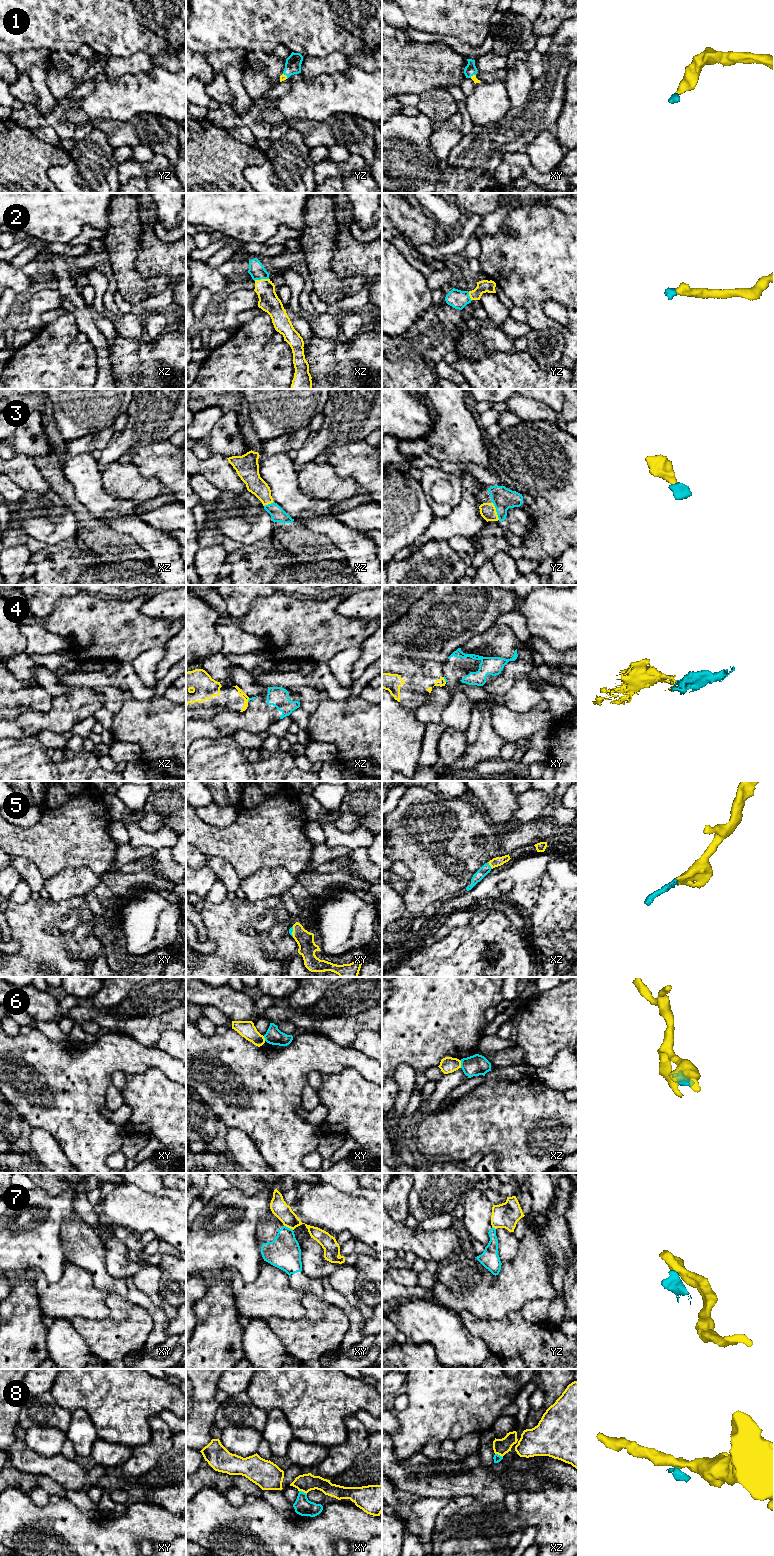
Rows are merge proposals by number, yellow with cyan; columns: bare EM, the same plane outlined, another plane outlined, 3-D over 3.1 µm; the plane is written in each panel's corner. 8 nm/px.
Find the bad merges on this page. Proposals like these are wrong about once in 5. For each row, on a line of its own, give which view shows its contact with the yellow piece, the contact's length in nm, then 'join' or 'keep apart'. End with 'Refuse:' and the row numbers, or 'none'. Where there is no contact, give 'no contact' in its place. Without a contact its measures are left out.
1: contact in yz; length 60 nm; join
2: contact in xz; length 120 nm; join
3: contact in yz; length 160 nm; join
4: contact in xy; length 50 nm; keep apart
5: contact in xz; length 70 nm; join
6: contact in xz; length 70 nm; keep apart
7: contact in xy; length 80 nm; keep apart
8: contact in xy; length 70 nm; keep apart
Refuse: 4, 6, 7, 8

